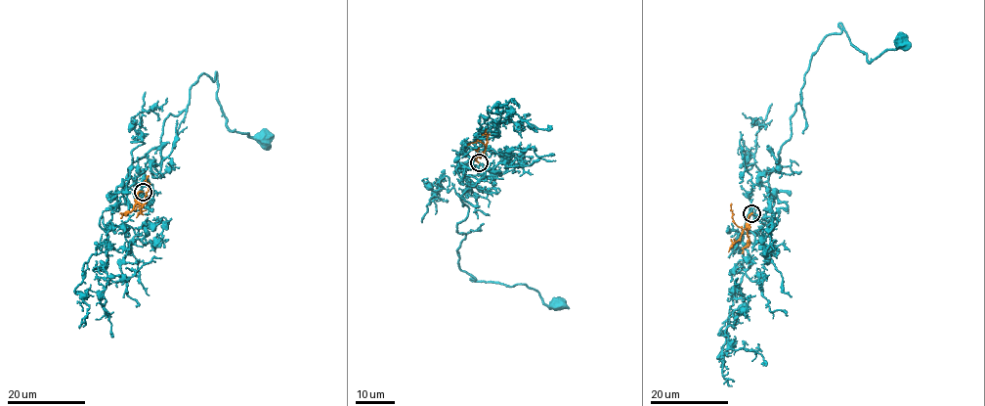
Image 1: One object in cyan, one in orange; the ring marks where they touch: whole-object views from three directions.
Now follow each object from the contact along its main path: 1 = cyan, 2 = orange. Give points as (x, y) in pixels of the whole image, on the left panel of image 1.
1: (143, 192), (131, 205), (129, 167), (161, 145), (163, 120), (203, 73), (216, 72), (231, 130), (265, 136)
2: (143, 192), (138, 193), (139, 202), (145, 203), (149, 175)

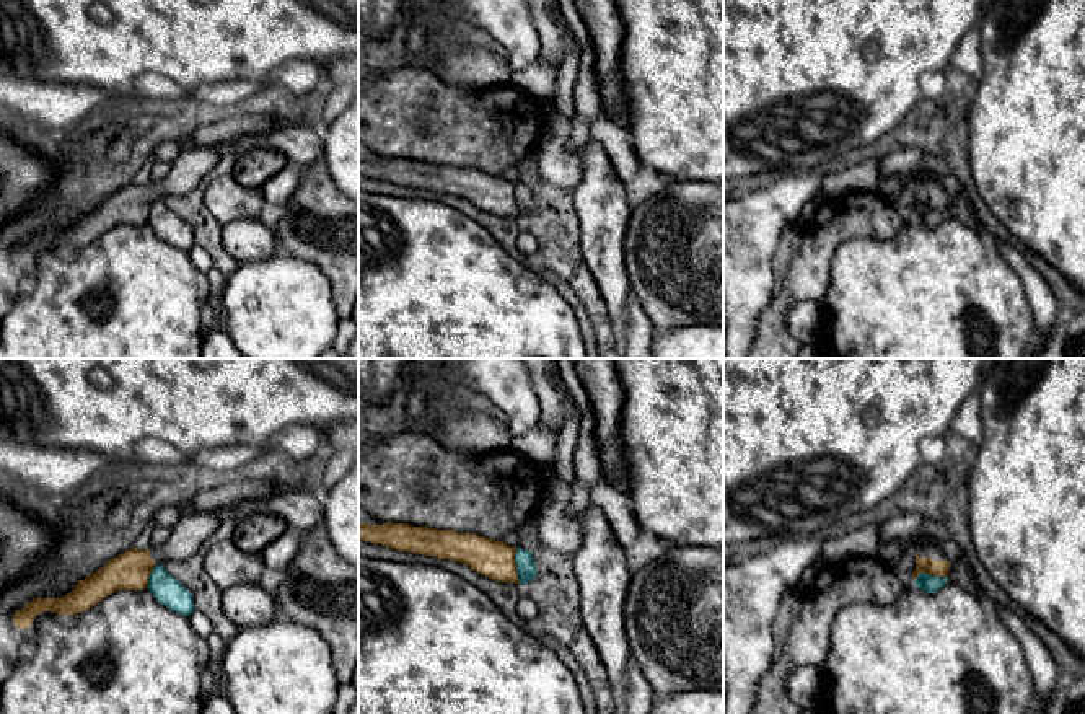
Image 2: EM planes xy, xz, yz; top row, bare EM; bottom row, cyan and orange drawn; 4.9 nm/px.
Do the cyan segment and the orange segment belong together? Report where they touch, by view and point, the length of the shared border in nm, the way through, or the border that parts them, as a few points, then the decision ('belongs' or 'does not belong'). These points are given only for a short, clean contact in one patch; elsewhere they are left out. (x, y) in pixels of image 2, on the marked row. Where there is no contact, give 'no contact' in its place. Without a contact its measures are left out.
meets cyan in xz at (517, 566); contact 180 nm long; border along xz (515, 548), (515, 571), (520, 582); does not belong

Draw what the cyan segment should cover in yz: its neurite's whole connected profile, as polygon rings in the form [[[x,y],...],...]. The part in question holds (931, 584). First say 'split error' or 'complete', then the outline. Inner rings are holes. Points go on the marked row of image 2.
complete; [[[920,572],[914,582],[914,587],[927,593],[935,593],[947,584],[947,580],[948,580],[947,577],[935,577],[935,575]]]

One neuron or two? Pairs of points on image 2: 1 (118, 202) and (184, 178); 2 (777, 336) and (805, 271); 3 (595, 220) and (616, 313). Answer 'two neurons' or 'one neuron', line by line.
1: one neuron
2: one neuron
3: one neuron

